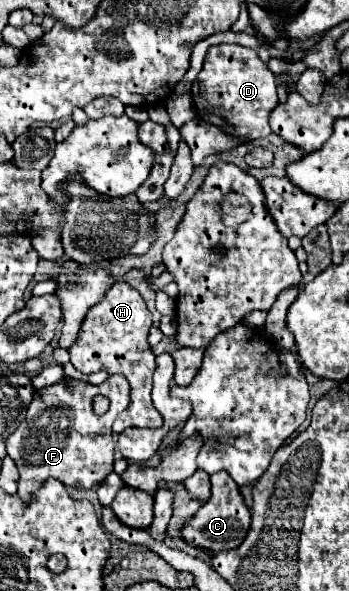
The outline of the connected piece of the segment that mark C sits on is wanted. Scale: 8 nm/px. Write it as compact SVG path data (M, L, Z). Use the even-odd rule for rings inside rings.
M220 471L218 475L210 477L212 481L212 497L206 505L202 505L192 519L182 527L180 537L200 549L210 549L214 553L228 551L240 547L240 543L246 539L252 523L252 509L246 505L240 487L226 475L226 471Z

